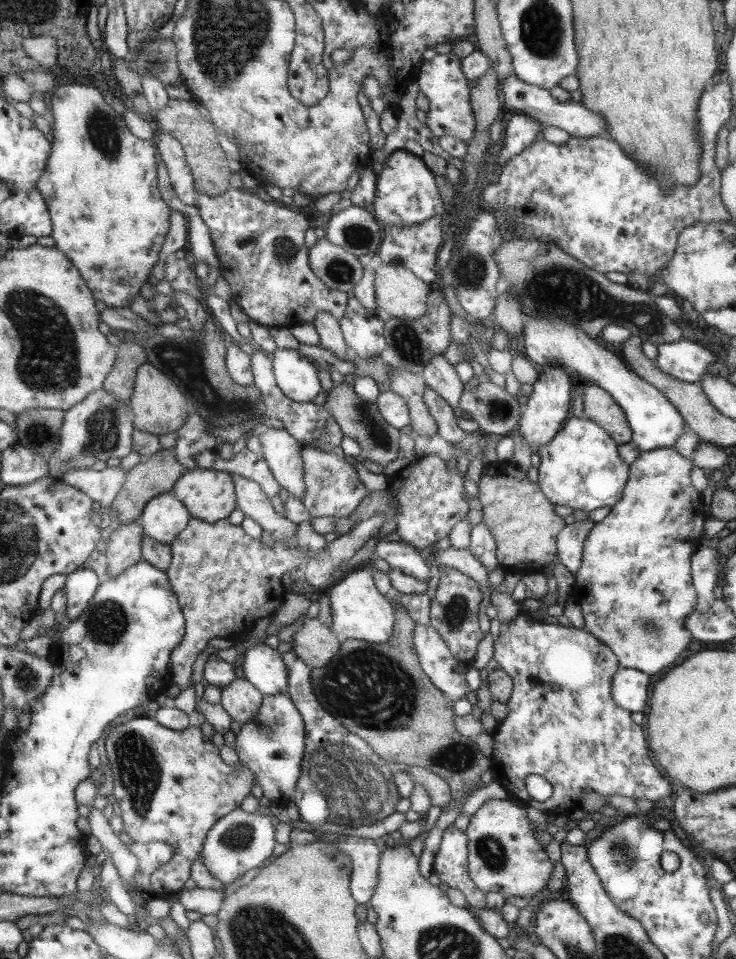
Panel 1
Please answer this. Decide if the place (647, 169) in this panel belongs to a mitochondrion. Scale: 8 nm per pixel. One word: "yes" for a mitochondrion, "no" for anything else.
no

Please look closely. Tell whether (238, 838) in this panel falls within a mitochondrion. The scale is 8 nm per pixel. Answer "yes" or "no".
yes

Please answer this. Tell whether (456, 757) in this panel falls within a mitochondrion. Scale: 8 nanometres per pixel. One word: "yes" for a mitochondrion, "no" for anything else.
yes

